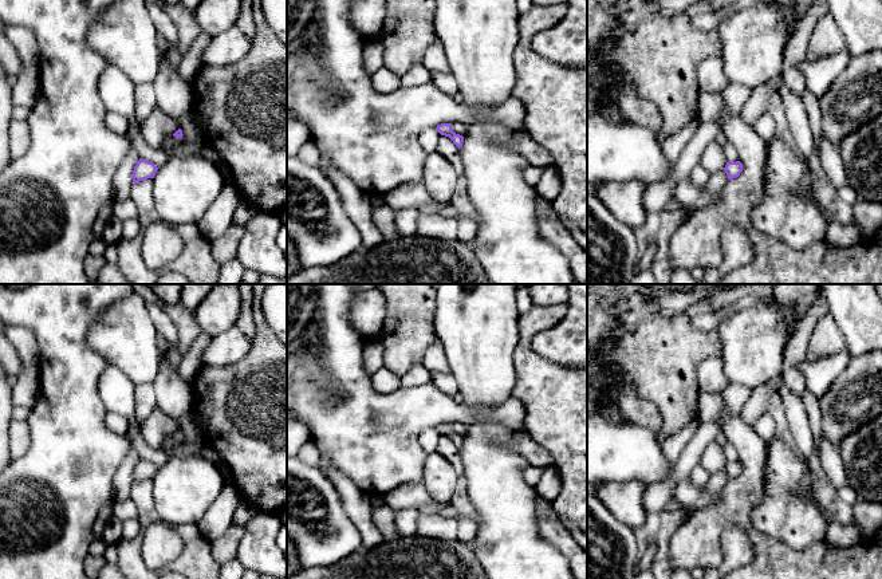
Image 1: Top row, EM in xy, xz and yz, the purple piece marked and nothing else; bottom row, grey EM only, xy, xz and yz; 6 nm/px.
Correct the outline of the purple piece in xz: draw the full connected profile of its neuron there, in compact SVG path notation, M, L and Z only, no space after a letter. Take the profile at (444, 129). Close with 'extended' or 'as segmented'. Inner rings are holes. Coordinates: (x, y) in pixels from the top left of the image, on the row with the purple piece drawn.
M441 123L438 125L437 127L437 131L441 134L441 135L445 135L445 137L449 137L453 143L460 149L462 146L462 142L464 142L464 137L460 135L460 134L456 134L453 130L452 130L452 125L450 123Z | as segmented

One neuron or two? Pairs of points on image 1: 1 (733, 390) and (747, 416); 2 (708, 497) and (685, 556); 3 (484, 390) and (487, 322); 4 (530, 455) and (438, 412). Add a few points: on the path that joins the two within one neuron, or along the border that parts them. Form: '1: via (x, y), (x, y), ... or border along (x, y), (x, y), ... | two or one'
1: via (737, 397), (747, 409) | one
2: border along (720, 492), (717, 501), (693, 513) | two
3: via (484, 373), (484, 339) | one
4: border along (522, 429), (514, 432) | two

